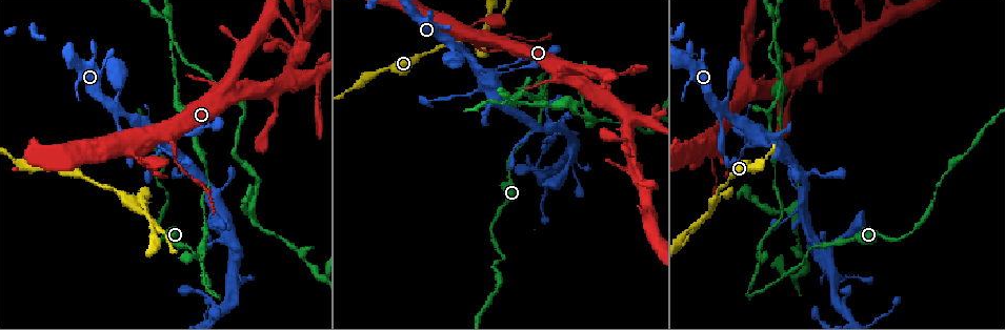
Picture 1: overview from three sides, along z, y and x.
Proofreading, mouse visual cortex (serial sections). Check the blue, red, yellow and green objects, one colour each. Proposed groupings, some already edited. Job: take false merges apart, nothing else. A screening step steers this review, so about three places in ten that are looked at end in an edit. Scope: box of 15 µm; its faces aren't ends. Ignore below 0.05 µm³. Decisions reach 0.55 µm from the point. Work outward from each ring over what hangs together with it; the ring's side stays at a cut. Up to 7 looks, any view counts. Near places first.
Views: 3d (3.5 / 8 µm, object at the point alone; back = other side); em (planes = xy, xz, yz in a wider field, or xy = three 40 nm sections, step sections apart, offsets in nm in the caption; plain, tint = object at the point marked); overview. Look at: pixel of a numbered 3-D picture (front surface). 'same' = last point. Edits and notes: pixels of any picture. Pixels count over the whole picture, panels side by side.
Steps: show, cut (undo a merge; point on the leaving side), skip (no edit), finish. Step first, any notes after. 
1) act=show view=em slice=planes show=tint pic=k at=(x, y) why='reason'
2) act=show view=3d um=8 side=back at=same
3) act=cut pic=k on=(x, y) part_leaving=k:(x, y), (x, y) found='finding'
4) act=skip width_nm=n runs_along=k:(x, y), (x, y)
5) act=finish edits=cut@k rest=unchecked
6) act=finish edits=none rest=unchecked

act=show view=3d um=3.5 side=back pic=1 at=(487, 26) why='two arms at a narrow angle'

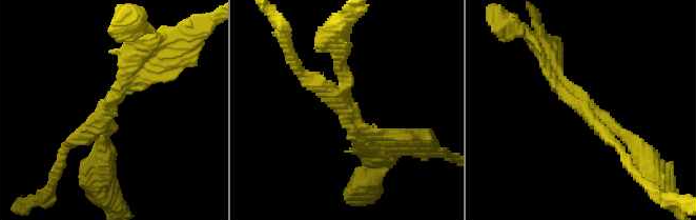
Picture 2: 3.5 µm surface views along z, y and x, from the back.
act=show view=em slice=xy step=1 show=tint pic=2 at=(584, 112) arms=3 arm_widths_nm=200,200,200

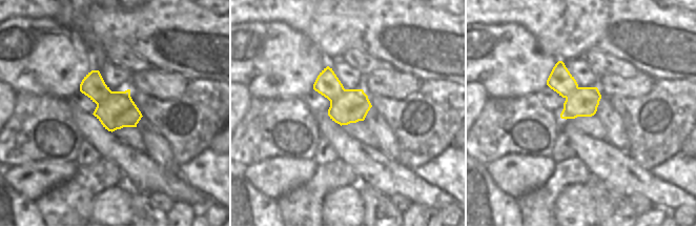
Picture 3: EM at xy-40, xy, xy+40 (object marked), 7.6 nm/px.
act=cut pic=2 on=(104, 161) part_leaving=2:(426, 145), (365, 130), (354, 114) found='a second cell is stuck on'

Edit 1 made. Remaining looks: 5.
act=show view=overview

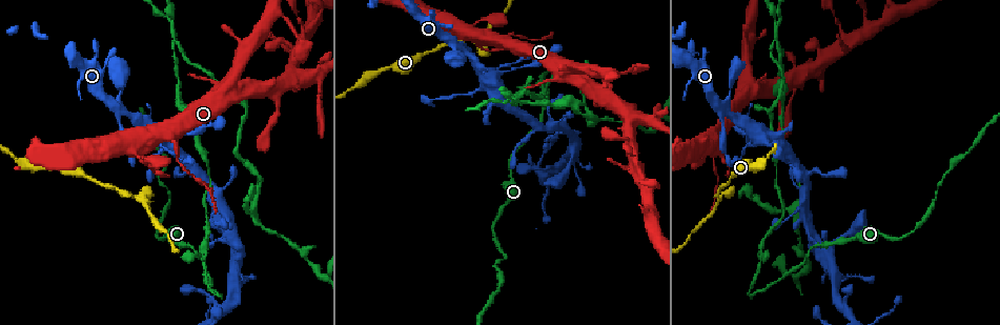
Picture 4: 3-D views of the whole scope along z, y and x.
act=show view=3d um=3.5 pic=4 at=(748, 294) why='sharp bend'

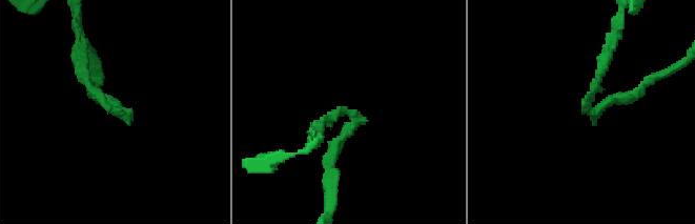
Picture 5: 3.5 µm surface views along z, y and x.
act=show view=em slice=planes show=tint pic=5 at=(354, 117) why='now the EM'

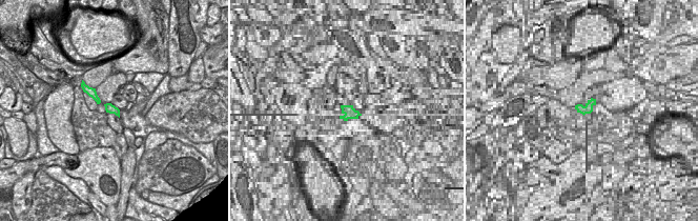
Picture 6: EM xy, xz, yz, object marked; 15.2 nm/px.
act=cut pic=5 on=(594, 85) arm_widths_nm=150,150 part_leaving=5:(593, 112), (588, 98), (617, 34) found='a second cell is stuck on'

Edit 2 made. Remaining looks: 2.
act=finish edits=cut@2,cut@5 rest=unchecked

